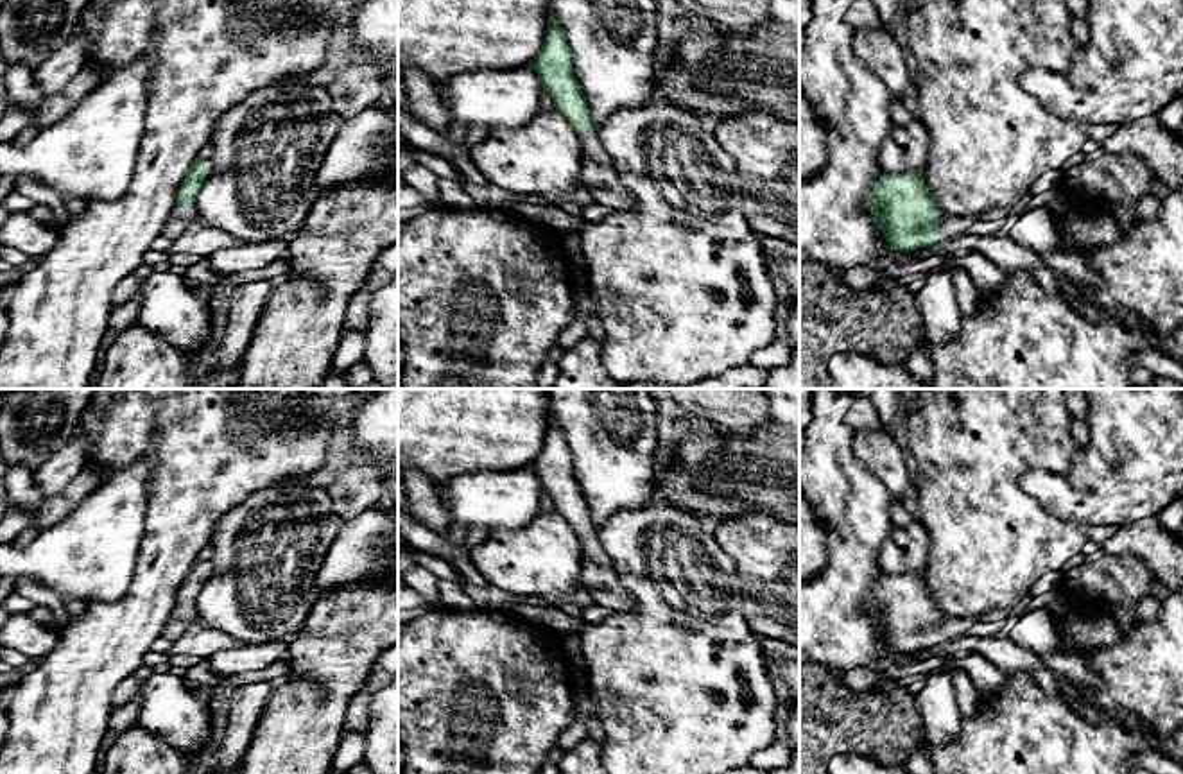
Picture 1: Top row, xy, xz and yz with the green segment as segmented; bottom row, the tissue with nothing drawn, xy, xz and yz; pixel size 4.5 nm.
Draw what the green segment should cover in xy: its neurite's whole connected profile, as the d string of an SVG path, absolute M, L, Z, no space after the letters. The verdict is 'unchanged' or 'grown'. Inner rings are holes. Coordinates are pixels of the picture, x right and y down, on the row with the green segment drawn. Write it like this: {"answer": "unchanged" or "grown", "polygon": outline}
{"answer": "grown", "polygon": "M197 158L179 185L176 194L176 206L170 211L161 233L170 242L177 238L194 219L197 219L197 197L203 183L212 176L212 172L212 161Z"}

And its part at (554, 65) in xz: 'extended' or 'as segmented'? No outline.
extended

